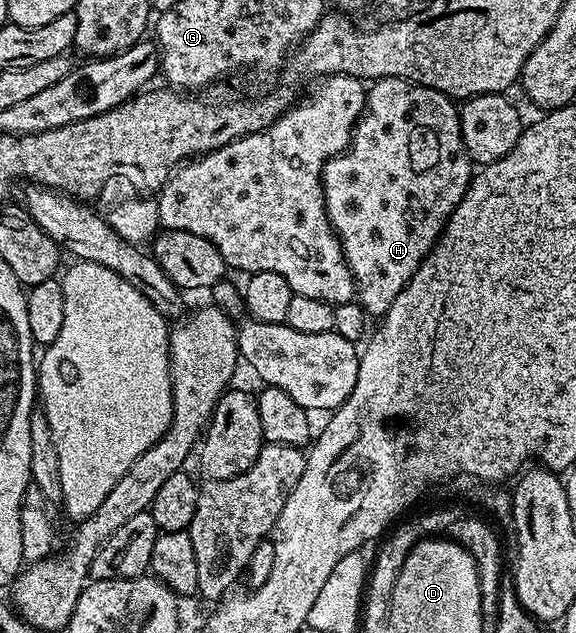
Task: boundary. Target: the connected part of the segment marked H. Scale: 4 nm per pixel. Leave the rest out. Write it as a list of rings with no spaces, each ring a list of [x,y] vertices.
[[[378,78],[368,87],[365,96],[365,111],[358,118],[357,125],[353,127],[349,146],[343,153],[337,154],[325,163],[325,169],[321,172],[321,187],[325,197],[325,215],[329,217],[333,232],[341,242],[341,250],[345,253],[345,262],[353,274],[356,301],[360,302],[370,319],[380,319],[387,313],[395,296],[399,296],[399,292],[403,292],[403,288],[411,280],[411,276],[415,276],[419,264],[423,264],[426,256],[433,251],[433,245],[436,244],[441,233],[445,230],[451,212],[455,212],[455,208],[463,200],[469,187],[469,179],[473,177],[474,173],[474,163],[470,162],[469,153],[465,151],[463,144],[461,115],[458,103],[454,99],[435,88],[421,86],[418,82],[409,82],[406,78]]]

